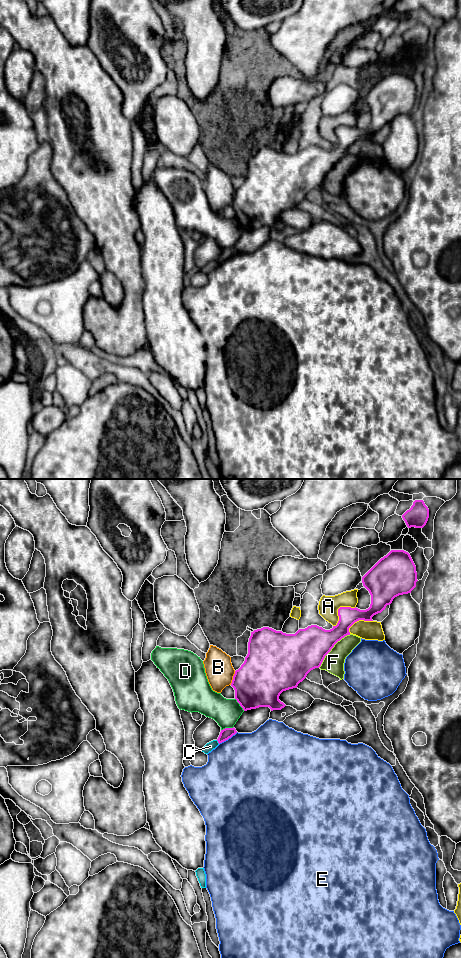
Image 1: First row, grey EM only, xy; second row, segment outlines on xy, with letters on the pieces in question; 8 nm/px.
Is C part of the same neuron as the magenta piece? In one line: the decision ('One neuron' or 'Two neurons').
Two neurons

